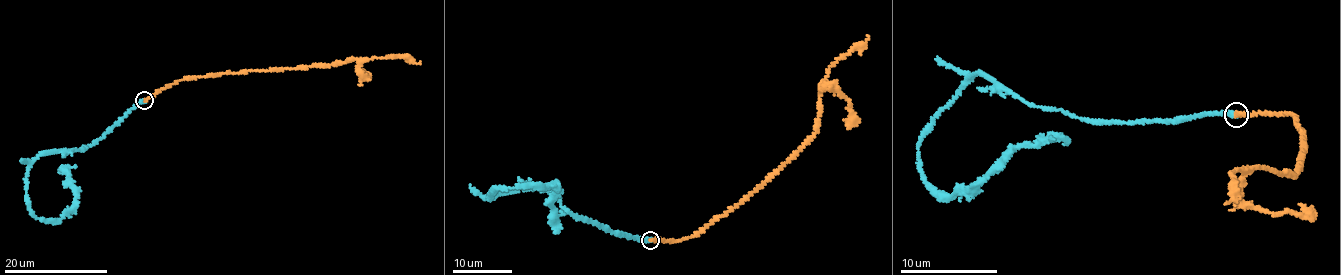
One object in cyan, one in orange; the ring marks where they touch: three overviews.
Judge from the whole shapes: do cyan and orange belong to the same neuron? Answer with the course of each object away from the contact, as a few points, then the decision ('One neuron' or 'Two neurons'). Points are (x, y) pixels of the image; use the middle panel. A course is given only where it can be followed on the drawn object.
Course of cyan: (650, 240), (576, 219), (548, 191), (533, 188), (491, 198), (491, 192), (553, 183), (555, 230). Course of orange: (650, 240), (692, 238), (758, 191), (802, 150), (814, 135), (824, 77), (836, 61), (865, 43), (869, 35). One neuron

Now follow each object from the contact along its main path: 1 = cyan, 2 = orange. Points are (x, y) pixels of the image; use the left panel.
1: (144, 101), (85, 148), (39, 154), (26, 180), (38, 218), (72, 209), (76, 197), (60, 172)
2: (144, 101), (182, 80), (258, 70), (328, 66), (355, 59), (407, 56), (421, 63)

